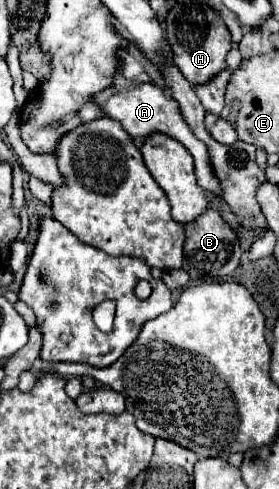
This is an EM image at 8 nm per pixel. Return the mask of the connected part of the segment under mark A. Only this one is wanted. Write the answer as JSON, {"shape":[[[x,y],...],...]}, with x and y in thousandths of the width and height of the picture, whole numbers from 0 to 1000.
{"shape":[[[434,149],[412,153],[412,170],[362,186],[355,194],[341,194],[341,211],[355,219],[376,223],[376,235],[412,243],[412,247],[434,247],[441,264],[491,280],[534,280],[548,272],[584,272],[642,292],[656,292],[670,301],[670,309],[692,317],[699,325],[699,362],[706,362],[706,374],[713,382],[728,382],[735,391],[792,403],[792,382],[785,382],[785,366],[771,362],[771,346],[756,337],[756,321],[749,321],[749,309],[742,309],[742,297],[699,280],[699,272],[685,268],[685,260],[670,256],[649,223],[642,223],[642,211],[613,198],[613,194],[591,194],[584,182],[570,182],[563,174],[548,170],[484,170],[484,166],[462,166],[448,162]]]}

